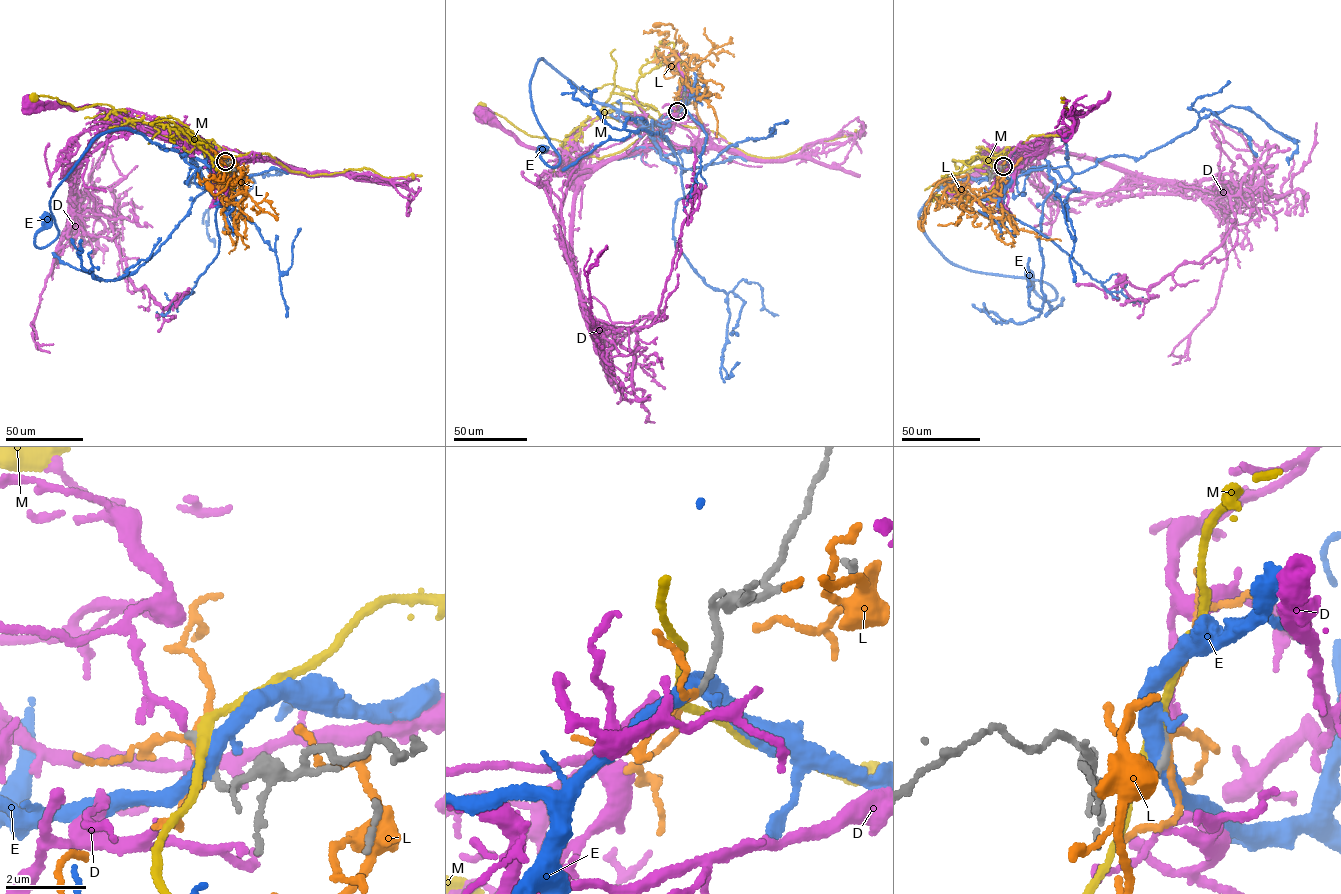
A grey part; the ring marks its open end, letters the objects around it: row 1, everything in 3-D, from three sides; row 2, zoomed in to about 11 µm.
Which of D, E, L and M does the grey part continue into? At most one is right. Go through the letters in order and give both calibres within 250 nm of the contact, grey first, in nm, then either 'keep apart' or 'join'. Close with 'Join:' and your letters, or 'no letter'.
D: 190 nm thick on the grey side, 200 nm on the other; keep apart
E: 260 nm thick on the grey side, 340 nm on the other; keep apart
L: 240 nm thick on the grey side, 140 nm on the other; keep apart
M: 220 nm thick on the grey side, 260 nm on the other; keep apart
Join: no letter

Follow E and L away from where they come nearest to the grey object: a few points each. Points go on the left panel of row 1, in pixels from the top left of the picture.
E: (226, 162), (207, 165), (126, 128), (102, 133), (57, 186), (49, 205), (58, 234), (38, 247), (47, 217)
L: (226, 161), (219, 187), (231, 178), (223, 167), (248, 195), (239, 193), (224, 206), (228, 234)

